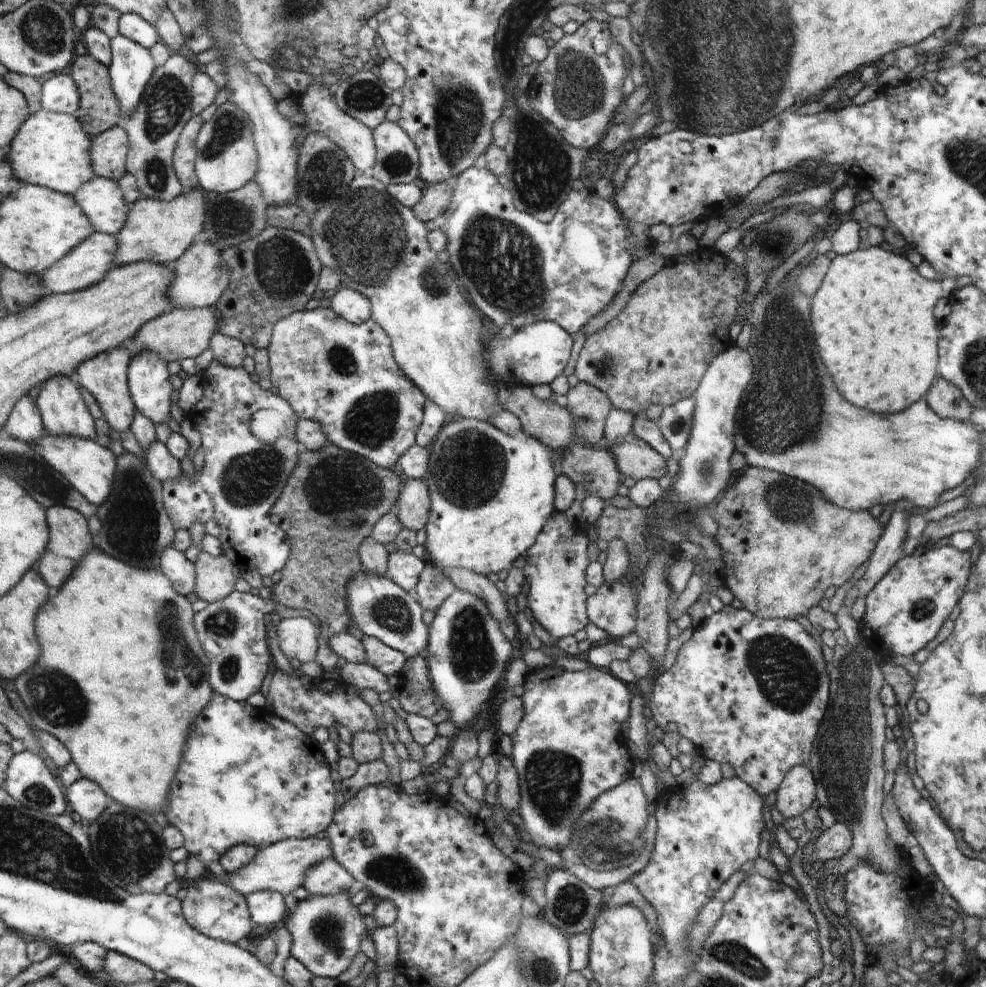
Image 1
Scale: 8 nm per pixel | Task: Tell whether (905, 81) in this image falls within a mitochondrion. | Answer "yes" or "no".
no

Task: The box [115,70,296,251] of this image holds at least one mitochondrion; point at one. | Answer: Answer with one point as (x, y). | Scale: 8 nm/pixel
(167, 101)

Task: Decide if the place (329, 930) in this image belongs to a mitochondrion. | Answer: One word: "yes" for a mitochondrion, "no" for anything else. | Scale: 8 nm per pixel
yes

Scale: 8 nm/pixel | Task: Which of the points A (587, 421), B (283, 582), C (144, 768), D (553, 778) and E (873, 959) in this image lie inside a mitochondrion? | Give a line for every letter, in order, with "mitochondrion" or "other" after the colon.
A: mitochondrion
B: other
C: other
D: mitochondrion
E: other

